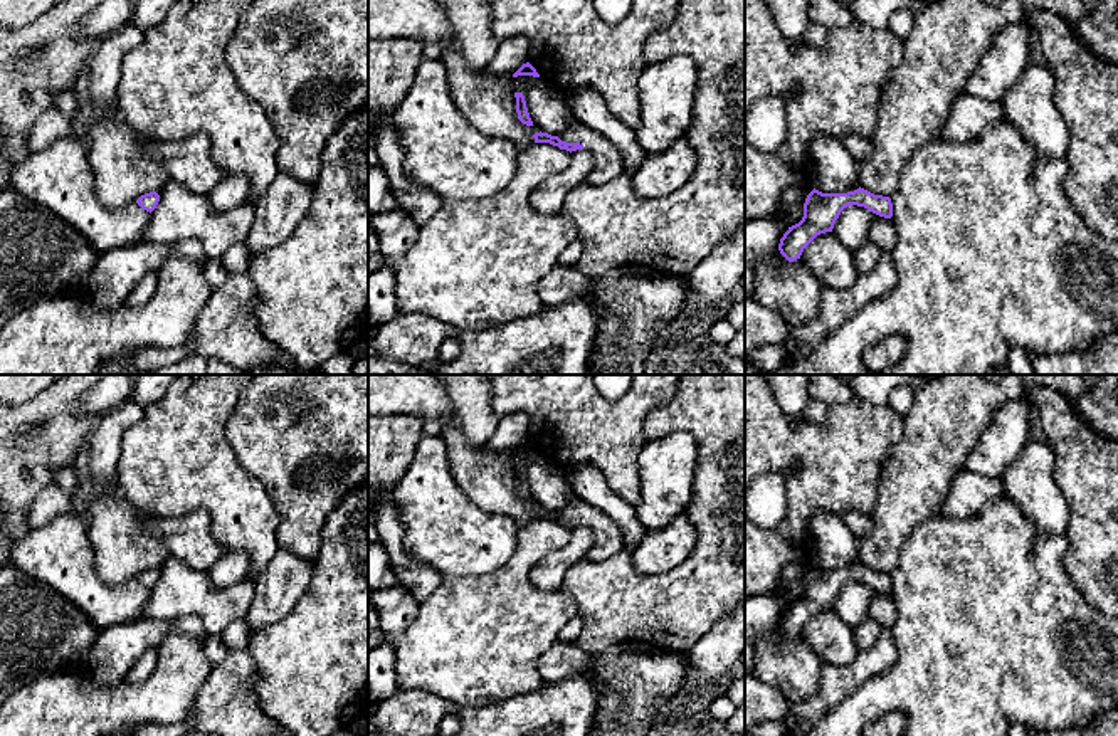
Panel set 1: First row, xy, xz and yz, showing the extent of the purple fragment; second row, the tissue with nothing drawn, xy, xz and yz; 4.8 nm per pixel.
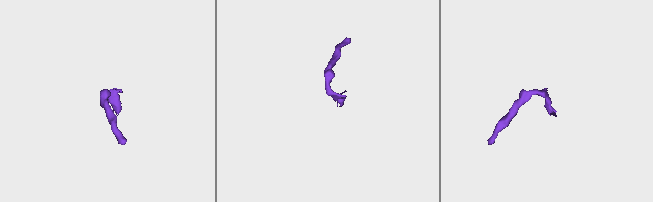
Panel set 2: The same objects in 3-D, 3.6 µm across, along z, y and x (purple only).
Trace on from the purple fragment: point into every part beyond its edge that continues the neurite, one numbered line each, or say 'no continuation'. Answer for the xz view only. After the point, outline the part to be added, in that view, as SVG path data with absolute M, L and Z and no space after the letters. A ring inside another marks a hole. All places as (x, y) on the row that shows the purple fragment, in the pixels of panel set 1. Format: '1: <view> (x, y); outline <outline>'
1: xz (607, 163); outline M577 118L572 119L570 126L558 138L565 143L580 143L592 155L593 168L587 176L588 185L599 187L609 183L625 171L617 146Z

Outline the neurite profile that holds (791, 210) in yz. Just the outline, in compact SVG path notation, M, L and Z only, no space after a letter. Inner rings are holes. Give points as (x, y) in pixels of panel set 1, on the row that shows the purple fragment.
M810 178L802 185L785 190L777 218L785 225L792 227L799 223L804 217L804 203L807 195L814 190Z

